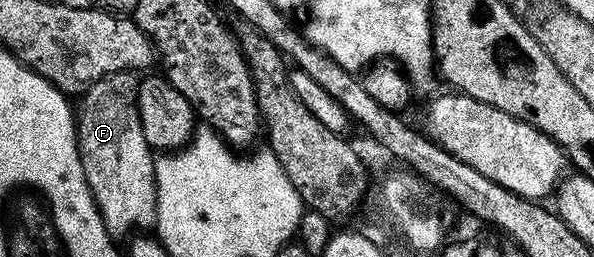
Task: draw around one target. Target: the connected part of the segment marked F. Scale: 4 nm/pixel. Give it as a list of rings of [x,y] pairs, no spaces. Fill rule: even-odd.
[[[126,70],[105,76],[83,91],[81,95],[83,107],[80,110],[78,107],[77,110],[79,155],[85,172],[85,180],[89,184],[93,200],[101,212],[101,220],[105,224],[105,228],[116,240],[122,239],[122,234],[131,236],[136,232],[150,231],[157,220],[155,158],[152,147],[148,146],[145,140],[145,132],[141,132],[139,110],[135,107],[139,84],[140,79],[134,73]]]

